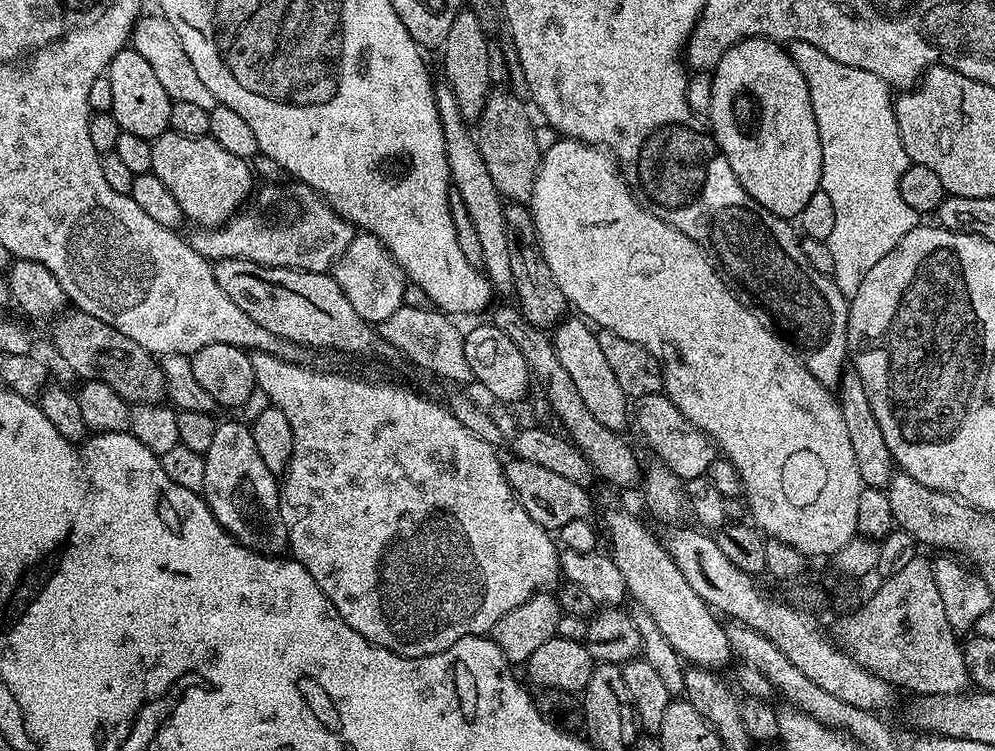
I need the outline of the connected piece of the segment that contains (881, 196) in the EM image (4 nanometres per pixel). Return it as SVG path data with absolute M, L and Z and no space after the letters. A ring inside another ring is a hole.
M790 40L786 47L794 66L798 66L802 78L806 78L810 102L814 106L814 122L818 122L818 138L822 146L820 191L830 198L834 206L834 230L830 230L827 241L834 258L831 278L840 293L851 298L858 294L858 286L862 286L862 278L866 278L867 272L881 258L886 258L886 254L890 254L890 250L894 250L894 246L898 246L898 242L902 242L902 238L906 238L906 234L917 228L922 220L921 213L910 210L900 193L900 179L902 174L906 174L910 161L898 134L894 92L885 80L878 78L878 74L834 62L830 54L810 42Z

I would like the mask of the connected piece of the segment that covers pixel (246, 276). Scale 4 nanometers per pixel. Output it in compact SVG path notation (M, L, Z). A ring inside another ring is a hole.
M217 260L212 264L214 278L218 278L218 286L231 298L241 310L250 314L258 326L270 330L283 340L308 348L333 348L336 352L349 352L352 356L377 356L380 360L388 360L397 355L396 348L382 339L373 325L367 324L350 306L346 294L342 294L342 286L328 272L297 272L294 268L271 268L265 264L255 264L245 260Z

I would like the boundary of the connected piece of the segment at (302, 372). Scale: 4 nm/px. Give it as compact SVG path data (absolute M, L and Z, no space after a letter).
M253 352L251 358L259 391L268 395L269 405L286 414L293 430L293 454L280 489L280 513L286 522L291 559L306 566L310 578L318 582L322 594L326 594L334 610L342 614L344 627L352 629L355 635L399 656L438 654L467 636L491 633L494 622L498 622L502 614L514 610L514 606L522 606L534 593L555 589L561 583L560 552L553 533L526 514L510 482L506 482L504 464L496 457L497 449L466 430L443 403L435 404L408 388L375 384L344 372L307 368L304 362L284 360L269 352Z

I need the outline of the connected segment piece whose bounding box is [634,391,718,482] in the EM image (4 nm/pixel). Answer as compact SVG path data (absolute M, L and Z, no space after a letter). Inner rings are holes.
M663 391L641 396L637 404L640 405L637 408L635 405L634 408L634 424L640 427L649 450L656 455L655 459L669 468L682 482L705 475L710 462L718 458L716 443L701 428L694 426L694 422L690 422L686 414L682 414L682 410L678 410L678 406L674 406L674 402L670 402Z

